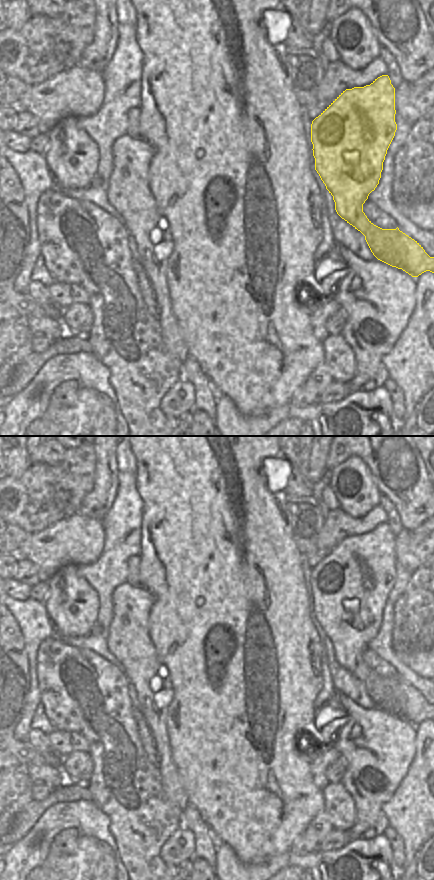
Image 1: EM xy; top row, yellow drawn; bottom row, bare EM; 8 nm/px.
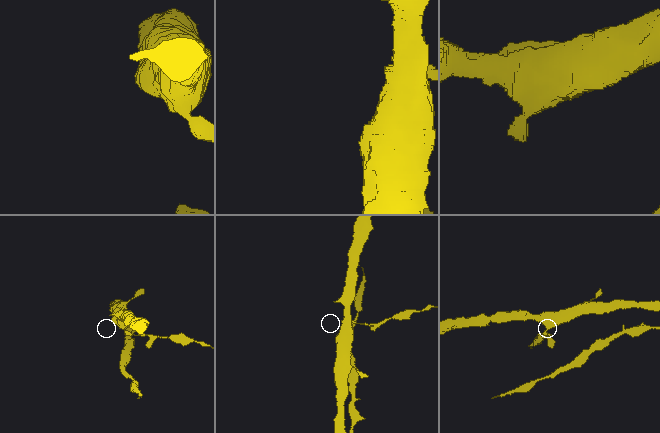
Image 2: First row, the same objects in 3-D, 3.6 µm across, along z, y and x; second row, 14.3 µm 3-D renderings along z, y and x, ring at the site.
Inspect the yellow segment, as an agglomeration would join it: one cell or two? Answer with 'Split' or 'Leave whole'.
Leave whole

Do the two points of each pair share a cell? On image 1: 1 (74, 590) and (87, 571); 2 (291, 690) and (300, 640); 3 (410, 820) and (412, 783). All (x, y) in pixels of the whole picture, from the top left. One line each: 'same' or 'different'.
1: different
2: same
3: same

